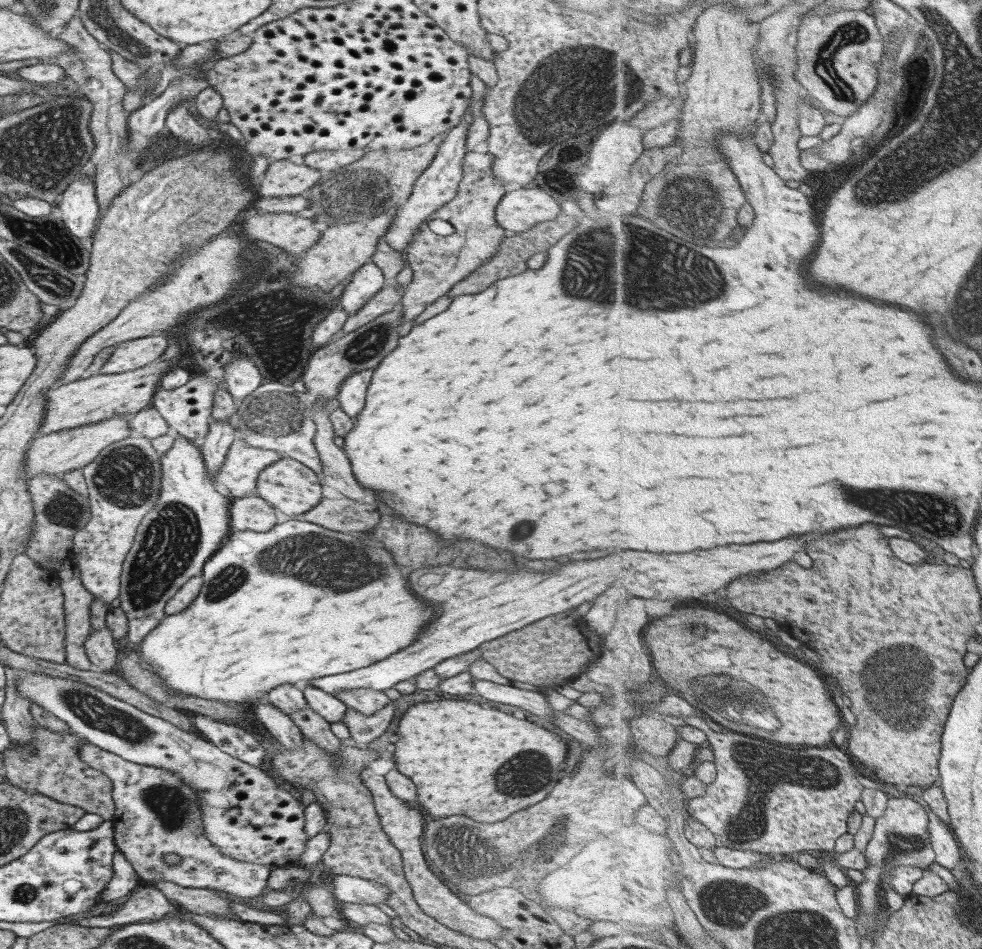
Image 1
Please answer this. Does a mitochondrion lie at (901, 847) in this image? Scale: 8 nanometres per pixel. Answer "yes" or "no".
yes

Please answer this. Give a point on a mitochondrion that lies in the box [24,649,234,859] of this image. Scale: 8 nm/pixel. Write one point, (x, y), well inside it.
(124, 726)

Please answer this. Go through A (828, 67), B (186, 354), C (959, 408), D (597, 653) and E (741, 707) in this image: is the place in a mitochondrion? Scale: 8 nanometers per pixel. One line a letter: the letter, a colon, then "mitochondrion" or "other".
A: mitochondrion
B: other
C: other
D: other
E: mitochondrion

